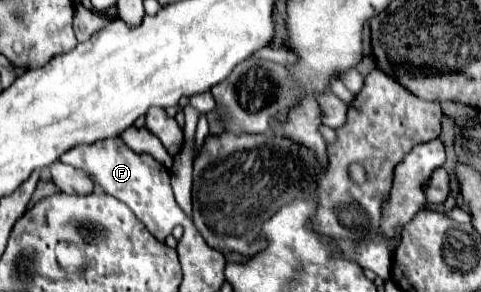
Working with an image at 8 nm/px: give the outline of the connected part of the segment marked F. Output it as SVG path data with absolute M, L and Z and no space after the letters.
M121 137L73 147L73 151L67 151L63 155L63 163L81 171L89 171L89 175L95 179L95 185L99 185L107 195L125 203L147 227L147 231L159 241L165 241L175 225L183 225L187 221L187 215L175 203L169 183L169 171L149 153L131 151Z

